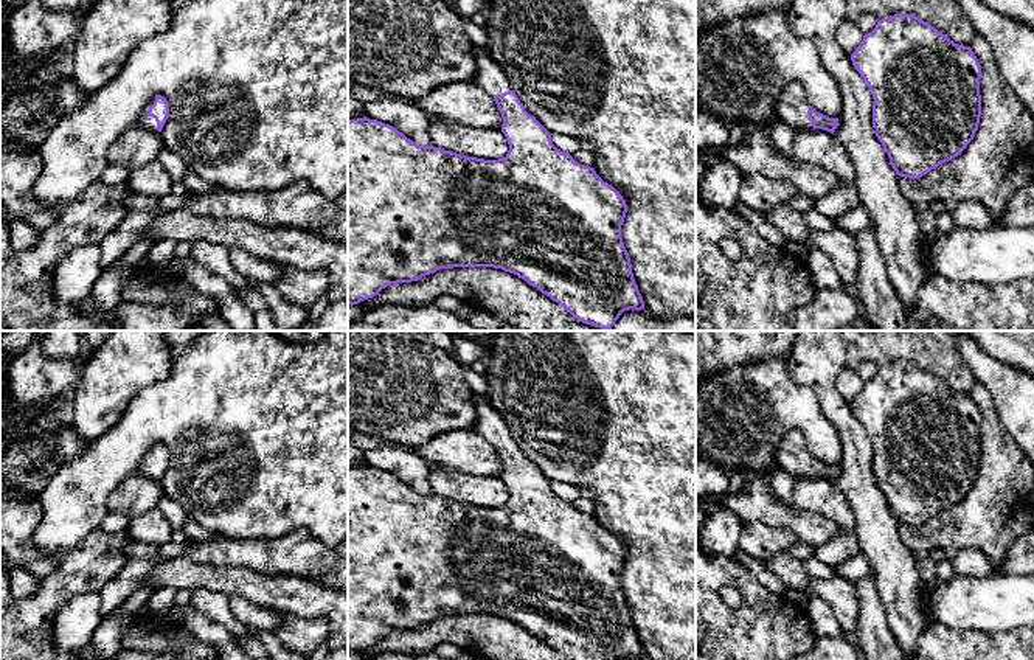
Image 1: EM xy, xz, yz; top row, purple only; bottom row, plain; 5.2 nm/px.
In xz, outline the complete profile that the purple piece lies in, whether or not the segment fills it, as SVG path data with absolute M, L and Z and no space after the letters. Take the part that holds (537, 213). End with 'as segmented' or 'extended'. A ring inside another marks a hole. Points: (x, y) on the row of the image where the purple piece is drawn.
M474 47L474 53L477 65L474 82L494 98L501 112L501 132L509 144L509 151L503 158L484 160L444 151L432 144L419 146L396 127L382 121L366 116L348 120L348 304L359 304L363 300L379 295L387 286L418 281L439 269L494 267L525 280L529 286L564 306L579 321L610 331L624 311L644 309L643 297L632 273L630 258L621 238L621 225L627 213L626 200L596 174L595 168L581 165L570 154L557 149L551 141L551 134L525 110L501 68L478 47Z; extended

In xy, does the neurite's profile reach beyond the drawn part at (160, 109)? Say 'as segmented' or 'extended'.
extended

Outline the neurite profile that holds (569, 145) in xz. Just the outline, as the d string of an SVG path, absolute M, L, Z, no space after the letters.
M553 134L551 141L557 149L570 155L582 148L581 141L570 135Z

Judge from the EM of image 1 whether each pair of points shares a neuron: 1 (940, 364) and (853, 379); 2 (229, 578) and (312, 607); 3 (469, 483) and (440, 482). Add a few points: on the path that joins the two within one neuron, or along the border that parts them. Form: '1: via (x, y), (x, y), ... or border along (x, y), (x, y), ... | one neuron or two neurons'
1: border along (846, 365), (856, 371) | two neurons
2: via (249, 584), (269, 592), (292, 594) | one neuron
3: via (461, 483), (447, 483) | one neuron

